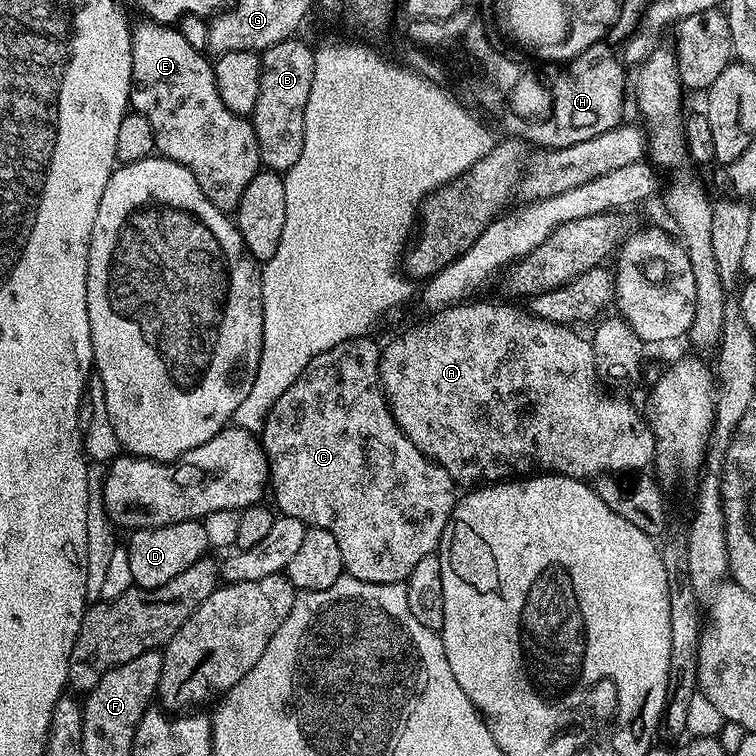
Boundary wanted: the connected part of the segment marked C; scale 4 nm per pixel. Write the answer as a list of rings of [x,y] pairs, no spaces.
[[[359,336],[353,340],[342,342],[314,358],[310,366],[274,402],[270,414],[266,418],[266,426],[262,433],[262,443],[264,453],[268,459],[268,475],[270,477],[270,500],[275,511],[280,516],[293,516],[303,520],[308,526],[330,530],[334,534],[334,542],[338,542],[338,550],[342,550],[342,562],[347,575],[358,578],[362,582],[374,582],[375,584],[399,584],[407,581],[410,570],[422,562],[422,558],[433,555],[439,549],[441,540],[444,539],[444,531],[448,525],[448,520],[452,517],[452,510],[456,506],[458,499],[458,485],[455,480],[446,474],[442,466],[438,466],[398,426],[398,422],[392,417],[392,411],[388,409],[388,397],[384,395],[384,388],[380,384],[380,354],[382,348],[375,344],[368,336]]]

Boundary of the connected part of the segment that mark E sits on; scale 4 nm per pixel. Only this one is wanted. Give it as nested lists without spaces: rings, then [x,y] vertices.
[[[144,22],[132,34],[130,104],[150,122],[156,139],[156,152],[167,160],[186,166],[186,170],[194,174],[198,186],[202,186],[202,194],[206,194],[206,198],[210,198],[218,210],[232,214],[242,198],[242,190],[250,186],[250,178],[261,171],[260,147],[251,119],[234,114],[234,110],[230,110],[230,106],[226,106],[222,100],[222,94],[218,92],[216,69],[213,61],[208,58],[205,53],[194,50],[186,38],[182,38],[179,27]]]

